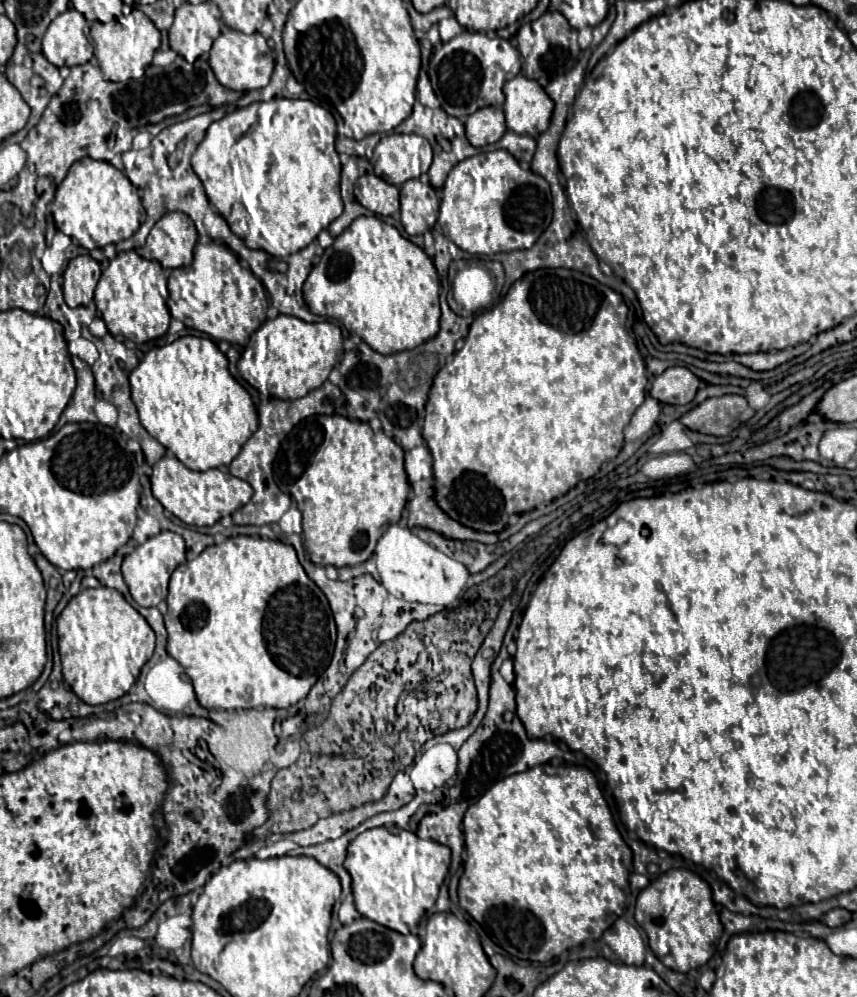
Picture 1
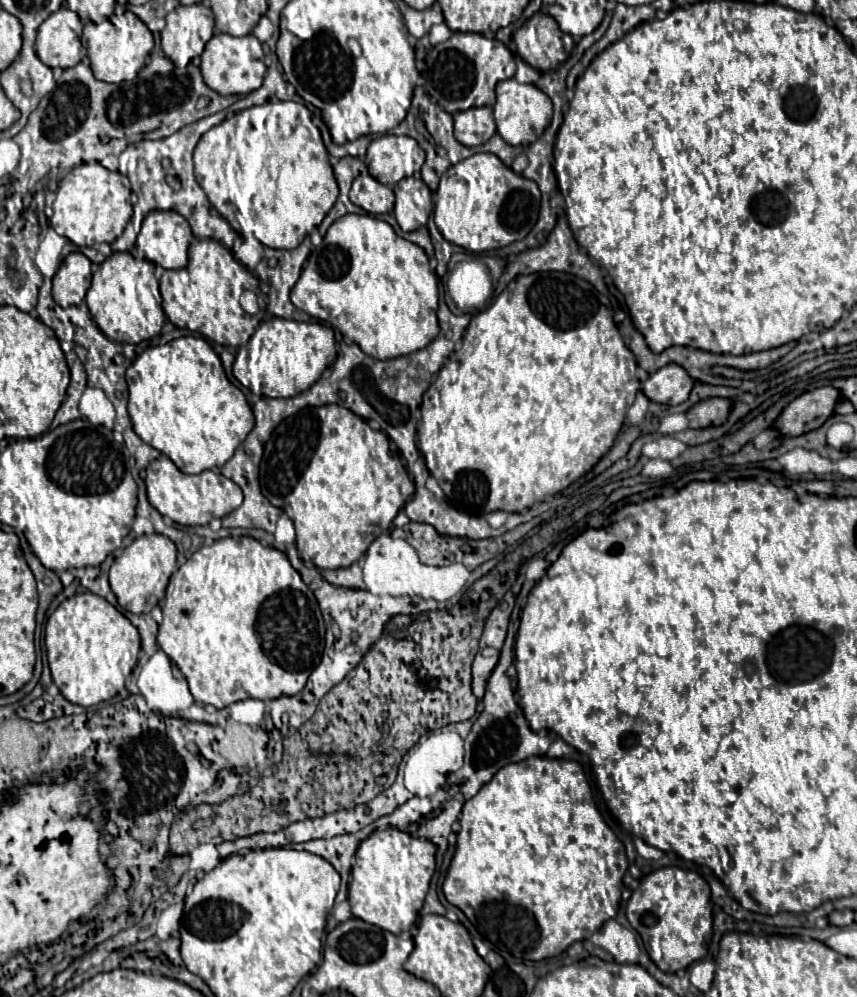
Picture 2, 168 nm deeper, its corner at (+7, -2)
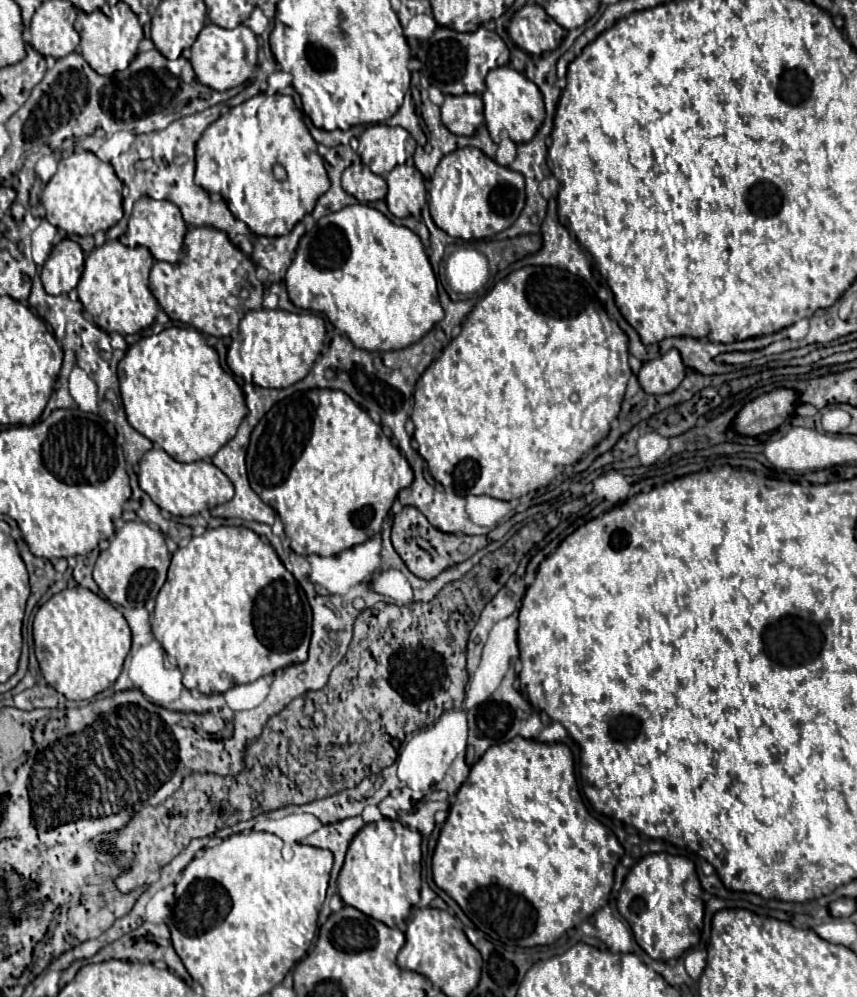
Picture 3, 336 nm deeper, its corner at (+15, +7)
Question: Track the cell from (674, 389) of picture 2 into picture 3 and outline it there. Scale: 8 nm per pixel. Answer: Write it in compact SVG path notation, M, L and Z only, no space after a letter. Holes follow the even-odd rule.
M677 349L667 351L665 355L643 363L641 371L637 373L639 385L645 393L651 395L665 395L677 389L677 385L685 377L685 365Z

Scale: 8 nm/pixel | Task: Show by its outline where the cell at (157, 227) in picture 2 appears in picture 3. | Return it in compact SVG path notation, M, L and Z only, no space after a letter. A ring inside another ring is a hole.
M141 197L133 207L127 232L119 240L125 246L131 248L136 246L147 247L157 261L177 263L179 257L181 257L185 233L187 233L187 223L183 221L177 205L173 205L171 201L157 201L157 199L151 199L151 197Z

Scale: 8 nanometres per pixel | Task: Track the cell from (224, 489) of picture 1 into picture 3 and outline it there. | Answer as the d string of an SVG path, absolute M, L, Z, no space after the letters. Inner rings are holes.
M153 447L139 461L139 487L153 499L155 505L177 517L189 517L201 513L203 509L213 509L233 497L233 483L213 463L179 463L161 447Z

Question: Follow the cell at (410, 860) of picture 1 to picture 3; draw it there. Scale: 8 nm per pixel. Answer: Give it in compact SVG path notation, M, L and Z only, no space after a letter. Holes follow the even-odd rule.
M391 819L367 823L349 843L345 863L337 877L337 889L347 905L387 927L399 927L407 919L411 907L419 903L421 835Z

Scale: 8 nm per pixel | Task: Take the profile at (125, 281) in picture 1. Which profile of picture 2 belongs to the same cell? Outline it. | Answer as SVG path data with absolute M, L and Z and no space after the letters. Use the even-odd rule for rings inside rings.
M113 252L93 272L85 302L93 320L109 340L121 344L139 344L157 336L165 324L165 312L159 295L159 279L155 276L153 262L137 260L129 252Z

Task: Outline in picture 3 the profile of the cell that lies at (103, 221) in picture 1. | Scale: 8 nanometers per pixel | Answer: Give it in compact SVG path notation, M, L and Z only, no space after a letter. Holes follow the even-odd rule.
M79 151L59 161L57 173L43 189L41 203L45 207L47 221L57 229L67 231L67 235L95 235L97 231L107 231L121 221L121 189L123 183L109 163L101 161L91 151Z

